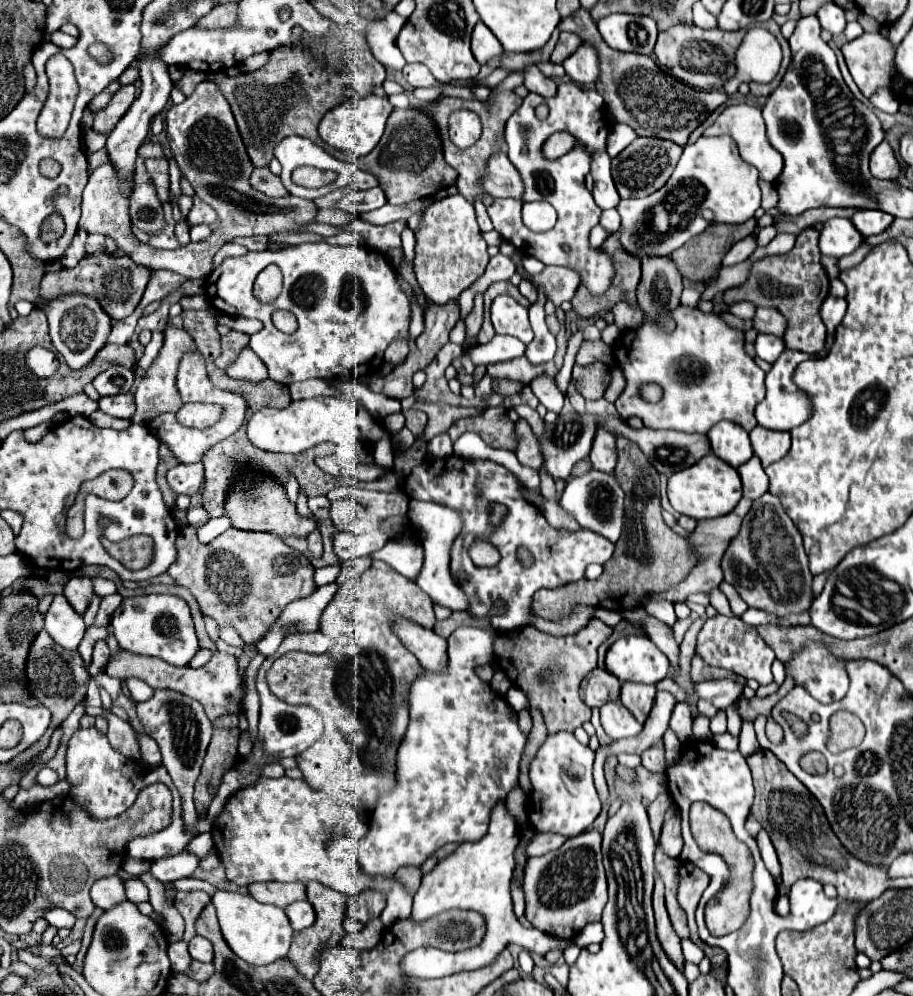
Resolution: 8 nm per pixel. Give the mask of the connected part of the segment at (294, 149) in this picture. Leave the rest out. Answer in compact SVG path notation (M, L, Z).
M287 137L275 147L275 157L283 165L283 171L287 173L293 173L293 169L301 165L327 165L327 169L333 169L335 173L347 173L347 169L351 167L323 153L325 151L321 147L303 137Z

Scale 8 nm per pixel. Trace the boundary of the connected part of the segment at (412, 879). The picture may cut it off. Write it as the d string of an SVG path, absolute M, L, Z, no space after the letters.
M407 865L407 867L401 867L397 871L398 879L406 886L407 892L414 895L421 883L422 874L421 867L415 867L415 865Z

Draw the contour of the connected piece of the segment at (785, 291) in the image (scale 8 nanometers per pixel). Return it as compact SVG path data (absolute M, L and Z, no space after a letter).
M813 227L803 229L797 235L795 247L787 255L767 255L761 261L755 261L743 285L723 291L723 301L727 305L751 301L757 307L779 309L787 319L787 331L783 335L787 347L795 351L805 351L809 355L815 355L825 347L825 325L819 317L819 307L829 295L829 277L819 261L821 251L817 239L819 233Z

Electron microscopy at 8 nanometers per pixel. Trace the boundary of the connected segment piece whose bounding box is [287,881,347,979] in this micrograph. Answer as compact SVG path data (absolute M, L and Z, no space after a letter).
M309 881L307 883L307 899L315 909L315 923L309 929L297 931L293 933L293 943L291 949L287 953L287 959L295 965L295 969L299 969L299 973L303 973L303 977L313 979L315 973L319 971L319 953L323 947L331 947L341 943L345 929L343 929L343 919L345 919L345 895L339 891L333 891L331 887L319 883L319 881Z

